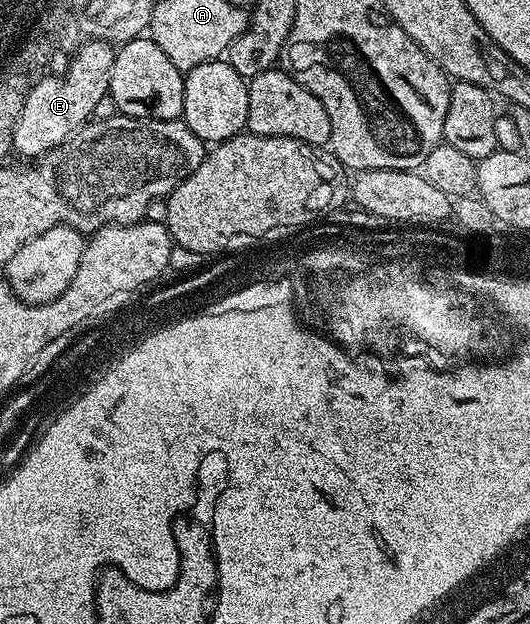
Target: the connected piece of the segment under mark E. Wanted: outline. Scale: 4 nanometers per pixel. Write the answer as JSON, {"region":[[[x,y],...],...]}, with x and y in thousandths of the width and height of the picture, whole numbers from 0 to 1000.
{"region":[[[164,66],[136,87],[136,96],[117,123],[94,120],[79,125],[77,143],[68,143],[64,154],[55,155],[32,212],[32,232],[49,242],[55,255],[79,252],[106,232],[121,232],[181,183],[175,179],[181,178],[183,167],[194,159],[200,160],[206,147],[215,83],[215,74],[208,67]]]}

